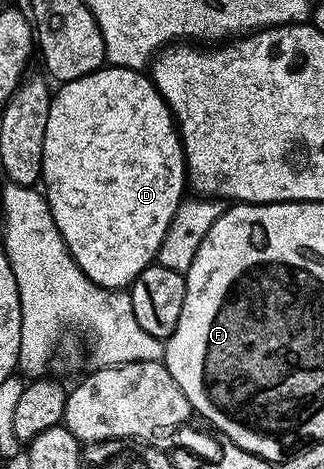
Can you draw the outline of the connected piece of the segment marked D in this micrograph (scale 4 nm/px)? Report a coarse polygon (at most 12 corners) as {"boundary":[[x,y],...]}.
{"boundary":[[143,70],[62,83],[41,179],[110,290],[185,198],[175,117]]}

